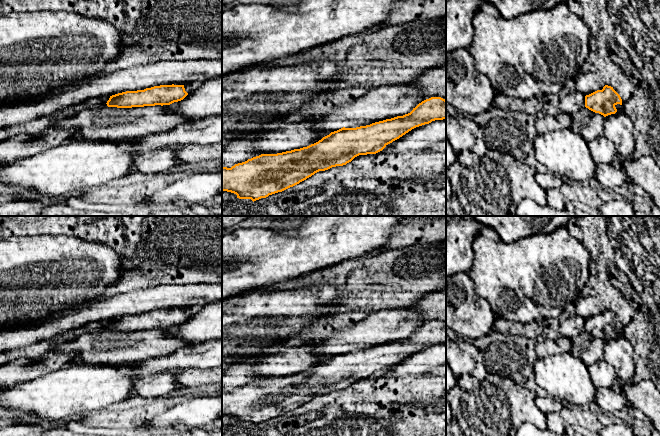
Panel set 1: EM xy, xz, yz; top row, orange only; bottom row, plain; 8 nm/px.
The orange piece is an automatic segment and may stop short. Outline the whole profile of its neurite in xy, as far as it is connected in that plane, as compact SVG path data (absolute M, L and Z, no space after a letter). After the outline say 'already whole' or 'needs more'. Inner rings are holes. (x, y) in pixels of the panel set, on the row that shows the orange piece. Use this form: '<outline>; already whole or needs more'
M160 85L144 90L126 91L110 96L108 107L132 108L155 105L170 105L183 100L188 93L184 85Z; already whole

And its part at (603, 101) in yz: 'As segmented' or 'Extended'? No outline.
As segmented

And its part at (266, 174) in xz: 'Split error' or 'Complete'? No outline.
Complete

